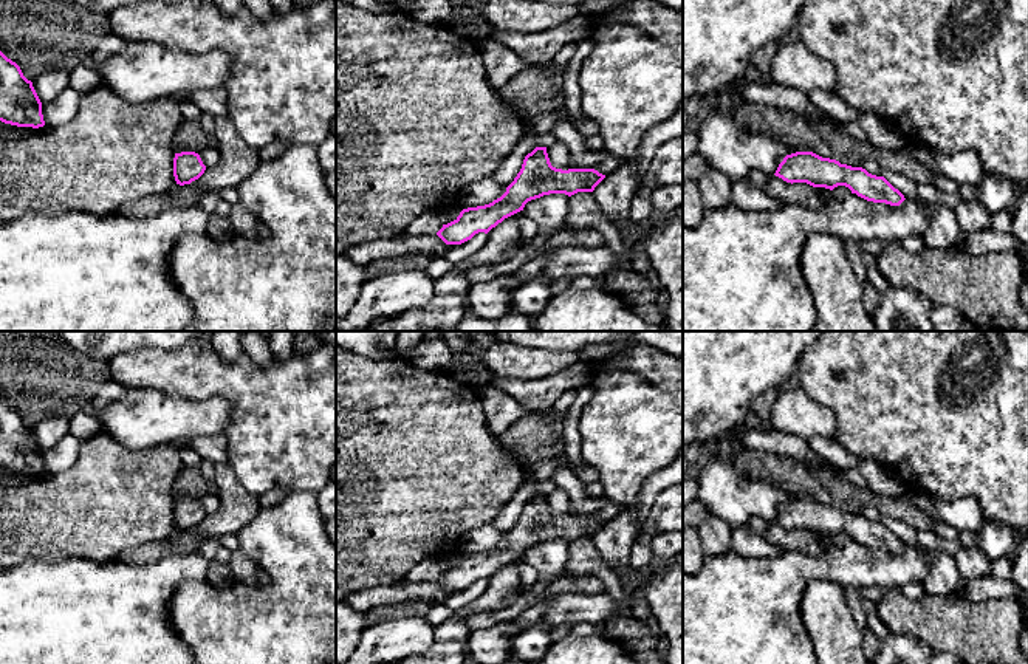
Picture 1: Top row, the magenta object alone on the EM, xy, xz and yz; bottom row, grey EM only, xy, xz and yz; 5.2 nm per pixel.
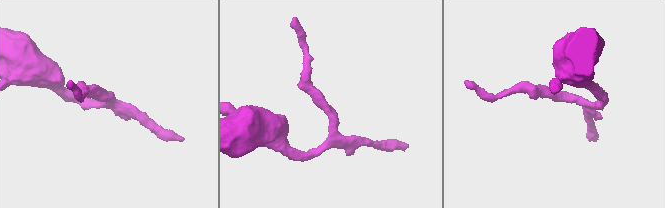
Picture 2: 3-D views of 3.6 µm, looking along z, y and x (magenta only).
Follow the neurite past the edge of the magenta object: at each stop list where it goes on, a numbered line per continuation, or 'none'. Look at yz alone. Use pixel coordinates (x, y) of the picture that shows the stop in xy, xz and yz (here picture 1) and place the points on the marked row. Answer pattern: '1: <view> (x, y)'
none

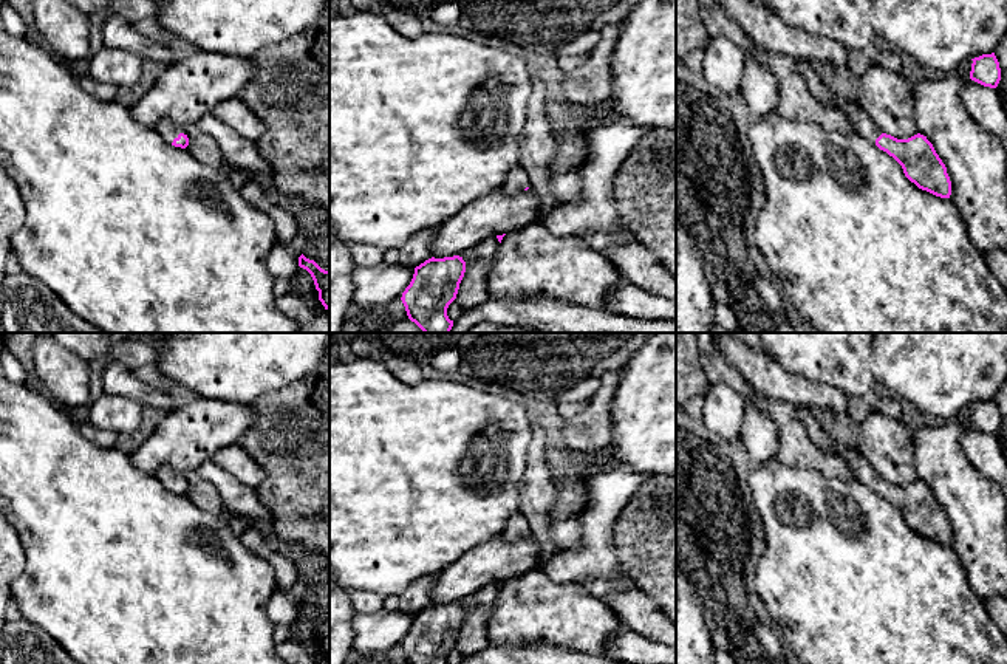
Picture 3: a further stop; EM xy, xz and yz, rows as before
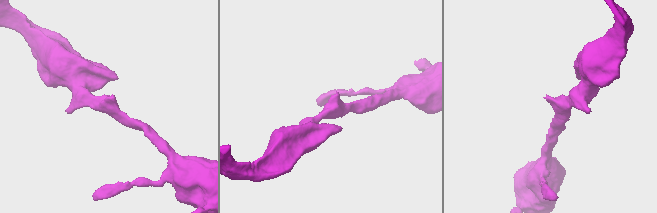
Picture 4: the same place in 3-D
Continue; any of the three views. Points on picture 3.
1: xy (166, 129)

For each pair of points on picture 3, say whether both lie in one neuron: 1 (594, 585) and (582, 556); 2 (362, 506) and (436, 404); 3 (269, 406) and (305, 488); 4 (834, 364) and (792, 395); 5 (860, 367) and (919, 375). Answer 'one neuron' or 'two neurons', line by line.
1: two neurons
2: one neuron
3: one neuron
4: two neurons
5: two neurons

